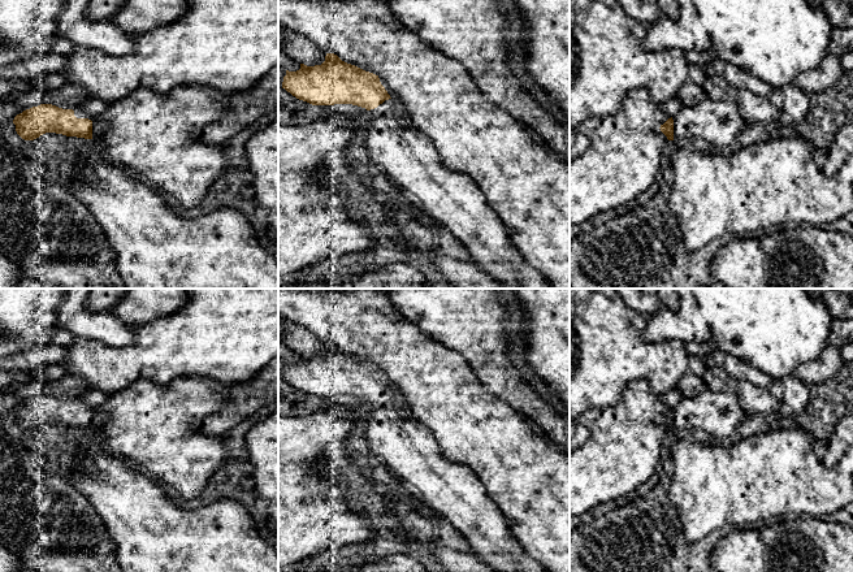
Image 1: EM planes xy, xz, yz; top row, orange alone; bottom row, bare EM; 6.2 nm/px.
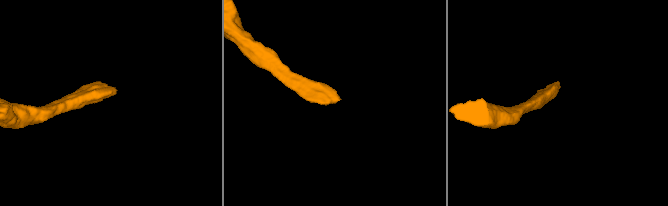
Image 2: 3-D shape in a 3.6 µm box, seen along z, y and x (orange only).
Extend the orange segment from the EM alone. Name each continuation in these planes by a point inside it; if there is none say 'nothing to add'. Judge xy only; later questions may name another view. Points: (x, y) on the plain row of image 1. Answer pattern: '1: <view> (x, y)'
1: xy (98, 417)

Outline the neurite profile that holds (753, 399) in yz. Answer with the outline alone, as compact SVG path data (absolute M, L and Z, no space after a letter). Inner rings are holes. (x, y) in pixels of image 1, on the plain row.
M711 368L702 376L706 387L718 393L732 393L745 413L770 416L781 412L783 404L767 387L758 387L749 381L737 381L719 368Z

